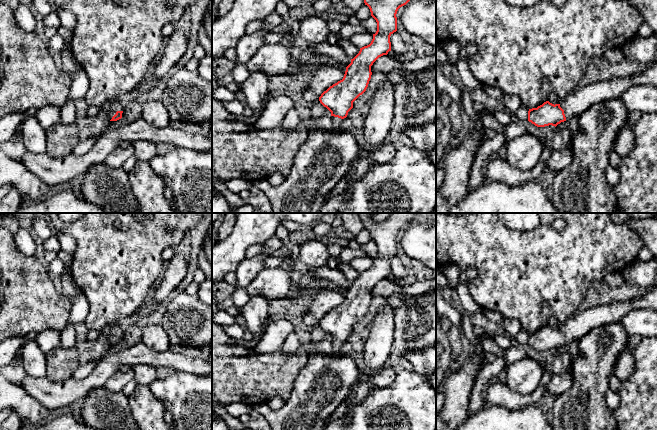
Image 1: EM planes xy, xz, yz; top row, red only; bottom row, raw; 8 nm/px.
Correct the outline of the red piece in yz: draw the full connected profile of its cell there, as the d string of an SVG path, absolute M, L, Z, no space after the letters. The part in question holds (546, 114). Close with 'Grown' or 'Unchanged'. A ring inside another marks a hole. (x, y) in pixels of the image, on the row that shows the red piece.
M657 61L633 75L618 77L610 81L600 81L572 92L559 104L544 102L537 108L529 109L528 121L537 127L557 126L573 116L579 116L584 110L597 102L619 99L634 85L657 86Z. Grown

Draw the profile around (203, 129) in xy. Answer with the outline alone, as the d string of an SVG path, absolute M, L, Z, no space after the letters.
M171 121L170 126L189 134L208 136L212 125L210 122L196 123L186 121Z

